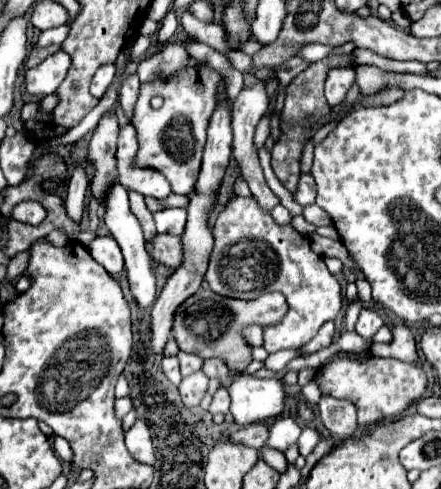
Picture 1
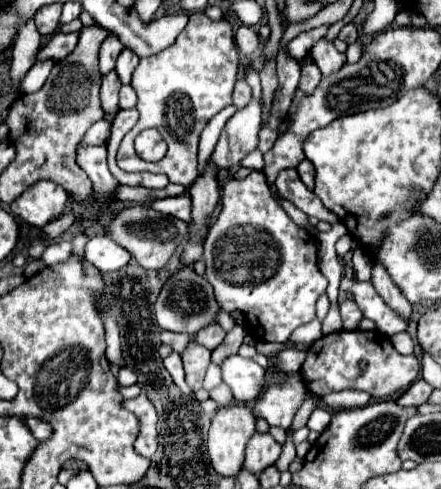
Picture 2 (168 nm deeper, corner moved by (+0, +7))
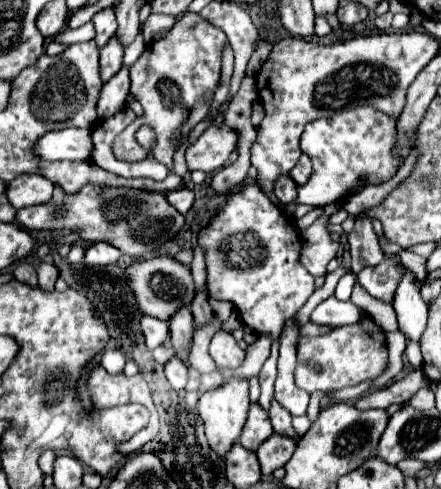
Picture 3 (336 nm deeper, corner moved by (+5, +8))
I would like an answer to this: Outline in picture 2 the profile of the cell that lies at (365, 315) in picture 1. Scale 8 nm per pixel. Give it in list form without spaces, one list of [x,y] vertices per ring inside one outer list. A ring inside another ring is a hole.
[[[343,278],[341,280],[340,288],[343,283],[348,283],[354,295],[354,301],[358,303],[358,307],[362,309],[364,317],[374,321],[380,331],[387,331],[388,337],[397,333],[406,331],[408,322],[403,320],[398,313],[394,313],[384,301],[382,297],[376,293],[372,281],[360,282]]]

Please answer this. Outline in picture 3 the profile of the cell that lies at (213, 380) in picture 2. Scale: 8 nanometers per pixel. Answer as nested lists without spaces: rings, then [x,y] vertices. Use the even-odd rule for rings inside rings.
[[[215,318],[213,324],[205,326],[205,328],[195,328],[195,336],[193,336],[193,344],[191,344],[191,354],[189,354],[189,364],[201,372],[201,374],[209,374],[215,370],[215,362],[209,356],[209,342],[213,338],[213,334],[221,328],[219,320]]]

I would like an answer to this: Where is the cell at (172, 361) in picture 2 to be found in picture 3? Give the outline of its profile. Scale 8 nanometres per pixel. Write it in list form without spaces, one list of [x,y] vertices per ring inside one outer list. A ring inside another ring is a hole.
[[[175,356],[165,364],[165,376],[167,376],[169,384],[173,386],[173,390],[177,390],[177,392],[181,392],[187,384],[187,368]]]

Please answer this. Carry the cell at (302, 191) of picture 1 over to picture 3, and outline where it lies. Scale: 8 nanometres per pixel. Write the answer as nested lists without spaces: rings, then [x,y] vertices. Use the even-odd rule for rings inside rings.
[[[301,154],[299,162],[297,162],[295,168],[289,172],[289,176],[291,176],[297,184],[305,184],[305,180],[309,180],[309,176],[311,176],[311,160],[309,160],[309,156]]]

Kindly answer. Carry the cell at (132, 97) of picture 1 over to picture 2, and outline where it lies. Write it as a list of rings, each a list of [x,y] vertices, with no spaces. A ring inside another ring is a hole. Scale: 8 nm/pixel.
[[[126,47],[122,49],[122,53],[118,55],[118,61],[116,61],[116,73],[122,83],[130,83],[132,71],[136,69],[138,61],[140,61],[140,57],[132,49],[126,49]]]

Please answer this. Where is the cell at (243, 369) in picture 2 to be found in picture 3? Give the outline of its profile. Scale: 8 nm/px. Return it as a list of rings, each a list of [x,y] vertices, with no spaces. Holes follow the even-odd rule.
[[[219,330],[211,340],[211,358],[215,360],[217,368],[237,368],[245,360],[245,350],[239,348],[235,338],[225,330]]]

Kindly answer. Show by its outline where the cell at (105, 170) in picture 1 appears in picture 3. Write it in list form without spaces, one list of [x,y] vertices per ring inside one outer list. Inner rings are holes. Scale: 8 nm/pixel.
[[[113,38],[103,50],[101,50],[101,60],[99,60],[99,74],[103,82],[109,82],[119,70],[121,70],[121,58],[123,58],[123,48],[117,44]]]

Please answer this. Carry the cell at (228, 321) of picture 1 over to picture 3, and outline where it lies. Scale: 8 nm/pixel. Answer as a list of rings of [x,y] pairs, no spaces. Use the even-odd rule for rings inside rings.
[[[157,256],[135,262],[131,268],[127,268],[125,280],[133,288],[141,312],[163,322],[169,322],[179,308],[191,304],[195,298],[195,284],[191,278],[191,270],[171,256]]]

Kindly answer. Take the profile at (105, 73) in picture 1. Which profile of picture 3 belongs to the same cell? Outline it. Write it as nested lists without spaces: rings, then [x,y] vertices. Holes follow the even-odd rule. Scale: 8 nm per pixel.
[[[105,8],[105,10],[97,12],[93,16],[93,24],[95,24],[95,30],[97,30],[97,36],[95,36],[97,48],[107,46],[107,42],[113,38],[113,34],[117,30],[117,22],[115,22],[113,8]]]

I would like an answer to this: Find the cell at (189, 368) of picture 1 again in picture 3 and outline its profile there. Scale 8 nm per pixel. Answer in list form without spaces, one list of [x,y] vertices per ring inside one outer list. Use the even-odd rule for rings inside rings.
[[[143,316],[141,318],[141,330],[145,334],[145,344],[149,350],[155,350],[157,346],[165,344],[165,340],[169,338],[169,326],[167,322],[161,322],[157,318],[149,318],[149,316]]]

